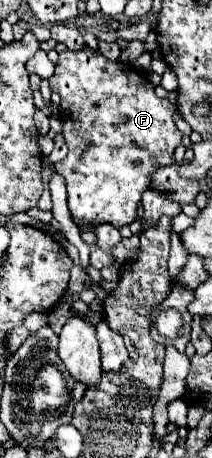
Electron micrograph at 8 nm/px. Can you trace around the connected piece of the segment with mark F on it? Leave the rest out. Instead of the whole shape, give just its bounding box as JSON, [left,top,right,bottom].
[48,48,182,228]

